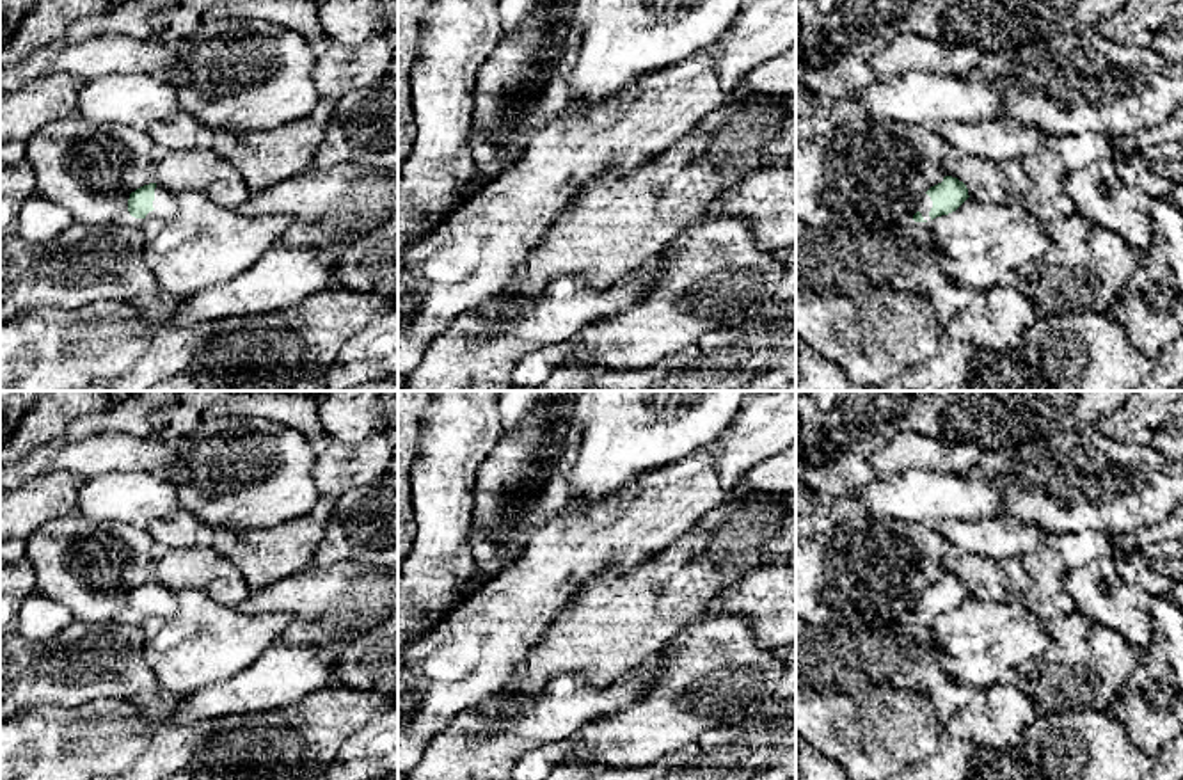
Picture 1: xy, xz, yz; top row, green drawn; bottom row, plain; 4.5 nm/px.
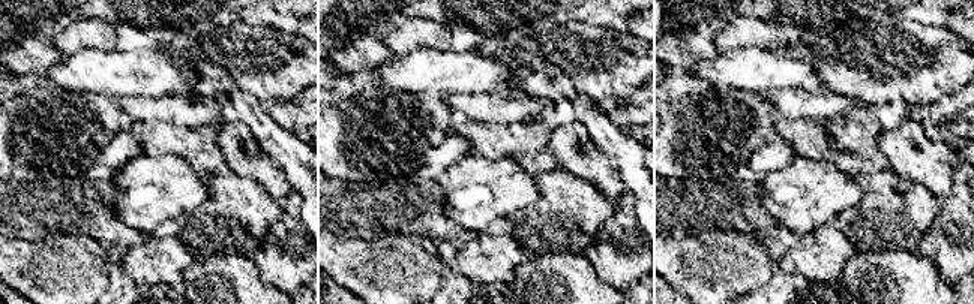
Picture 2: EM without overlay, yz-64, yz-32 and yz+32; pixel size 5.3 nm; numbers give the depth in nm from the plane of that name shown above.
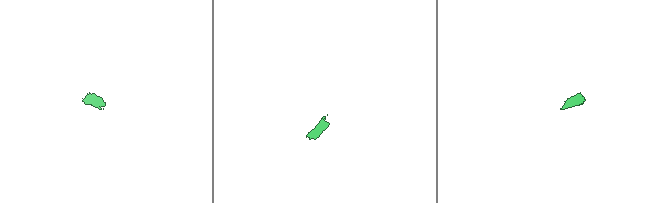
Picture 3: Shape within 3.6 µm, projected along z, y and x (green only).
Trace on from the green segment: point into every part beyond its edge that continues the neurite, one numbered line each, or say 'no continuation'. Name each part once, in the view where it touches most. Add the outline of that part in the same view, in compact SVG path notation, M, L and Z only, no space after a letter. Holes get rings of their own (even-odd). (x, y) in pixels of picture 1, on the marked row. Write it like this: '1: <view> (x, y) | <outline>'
1: xy (166, 203) | M156 185L153 211L146 219L169 219L178 211L178 194Z

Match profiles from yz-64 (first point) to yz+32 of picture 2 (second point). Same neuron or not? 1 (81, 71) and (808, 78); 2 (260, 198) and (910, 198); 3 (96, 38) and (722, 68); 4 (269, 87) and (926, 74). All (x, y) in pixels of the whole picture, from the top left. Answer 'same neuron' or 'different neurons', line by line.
1: same neuron
2: same neuron
3: different neurons
4: same neuron

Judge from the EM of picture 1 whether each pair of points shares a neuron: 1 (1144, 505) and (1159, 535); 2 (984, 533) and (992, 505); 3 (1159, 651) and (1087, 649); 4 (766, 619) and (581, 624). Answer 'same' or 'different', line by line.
1: different
2: different
3: different
4: different

